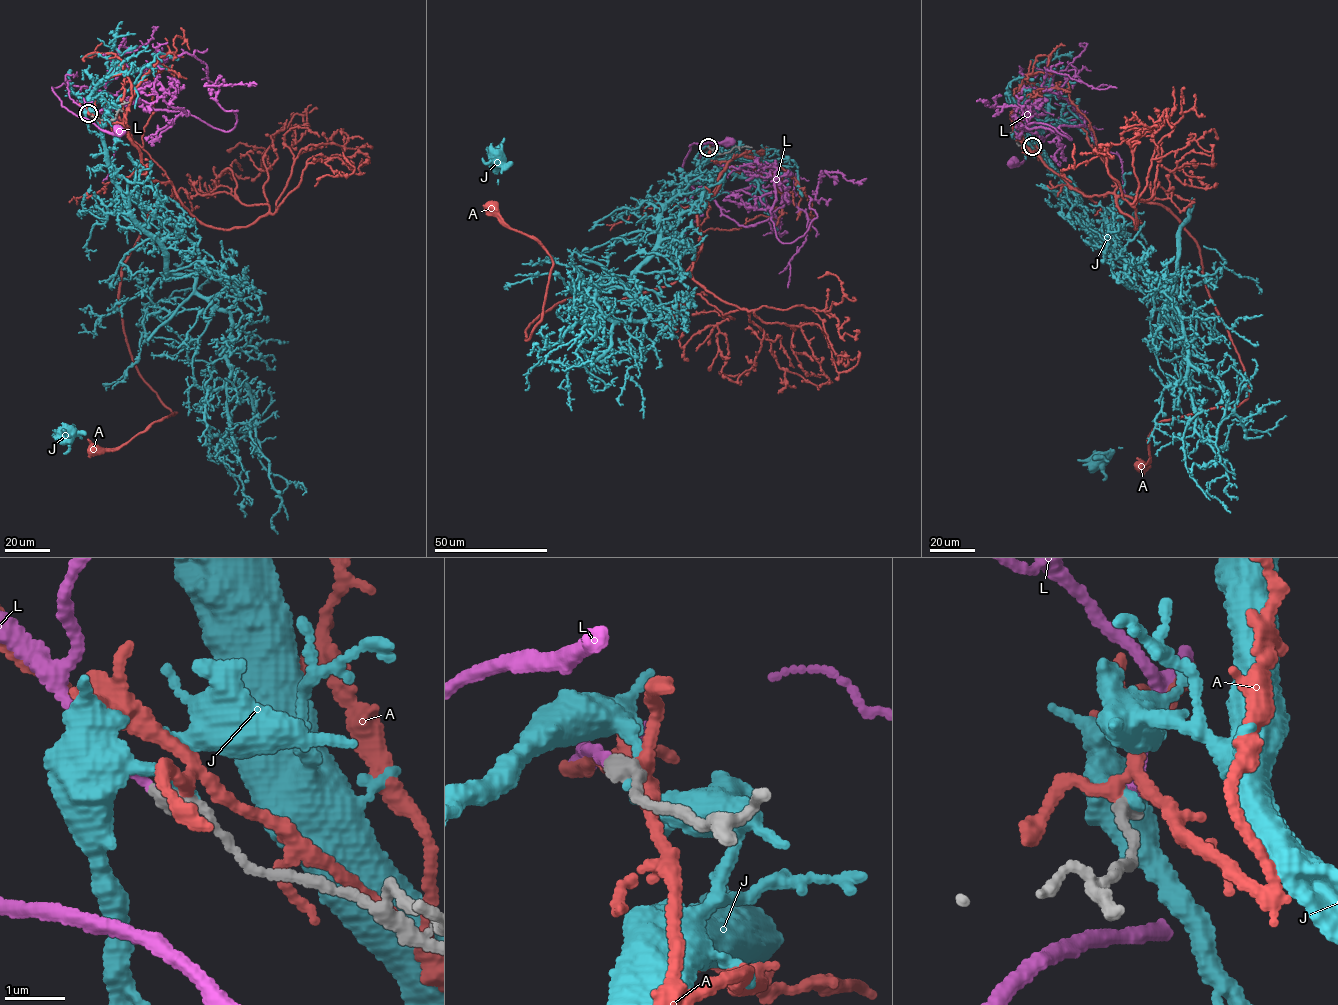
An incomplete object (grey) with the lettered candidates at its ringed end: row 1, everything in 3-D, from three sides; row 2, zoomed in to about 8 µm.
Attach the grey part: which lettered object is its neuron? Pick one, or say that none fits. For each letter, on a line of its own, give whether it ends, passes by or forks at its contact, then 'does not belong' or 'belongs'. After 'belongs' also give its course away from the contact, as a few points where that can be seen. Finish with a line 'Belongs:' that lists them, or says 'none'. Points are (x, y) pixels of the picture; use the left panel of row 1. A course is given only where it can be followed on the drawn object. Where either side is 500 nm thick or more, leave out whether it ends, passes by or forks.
A: it forks | does not belong
J: it forks | does not belong
L: it ends | belongs | via (88, 113), (69, 97), (68, 81), (51, 87), (62, 106), (102, 129), (117, 133), (119, 129)
Belongs: L

